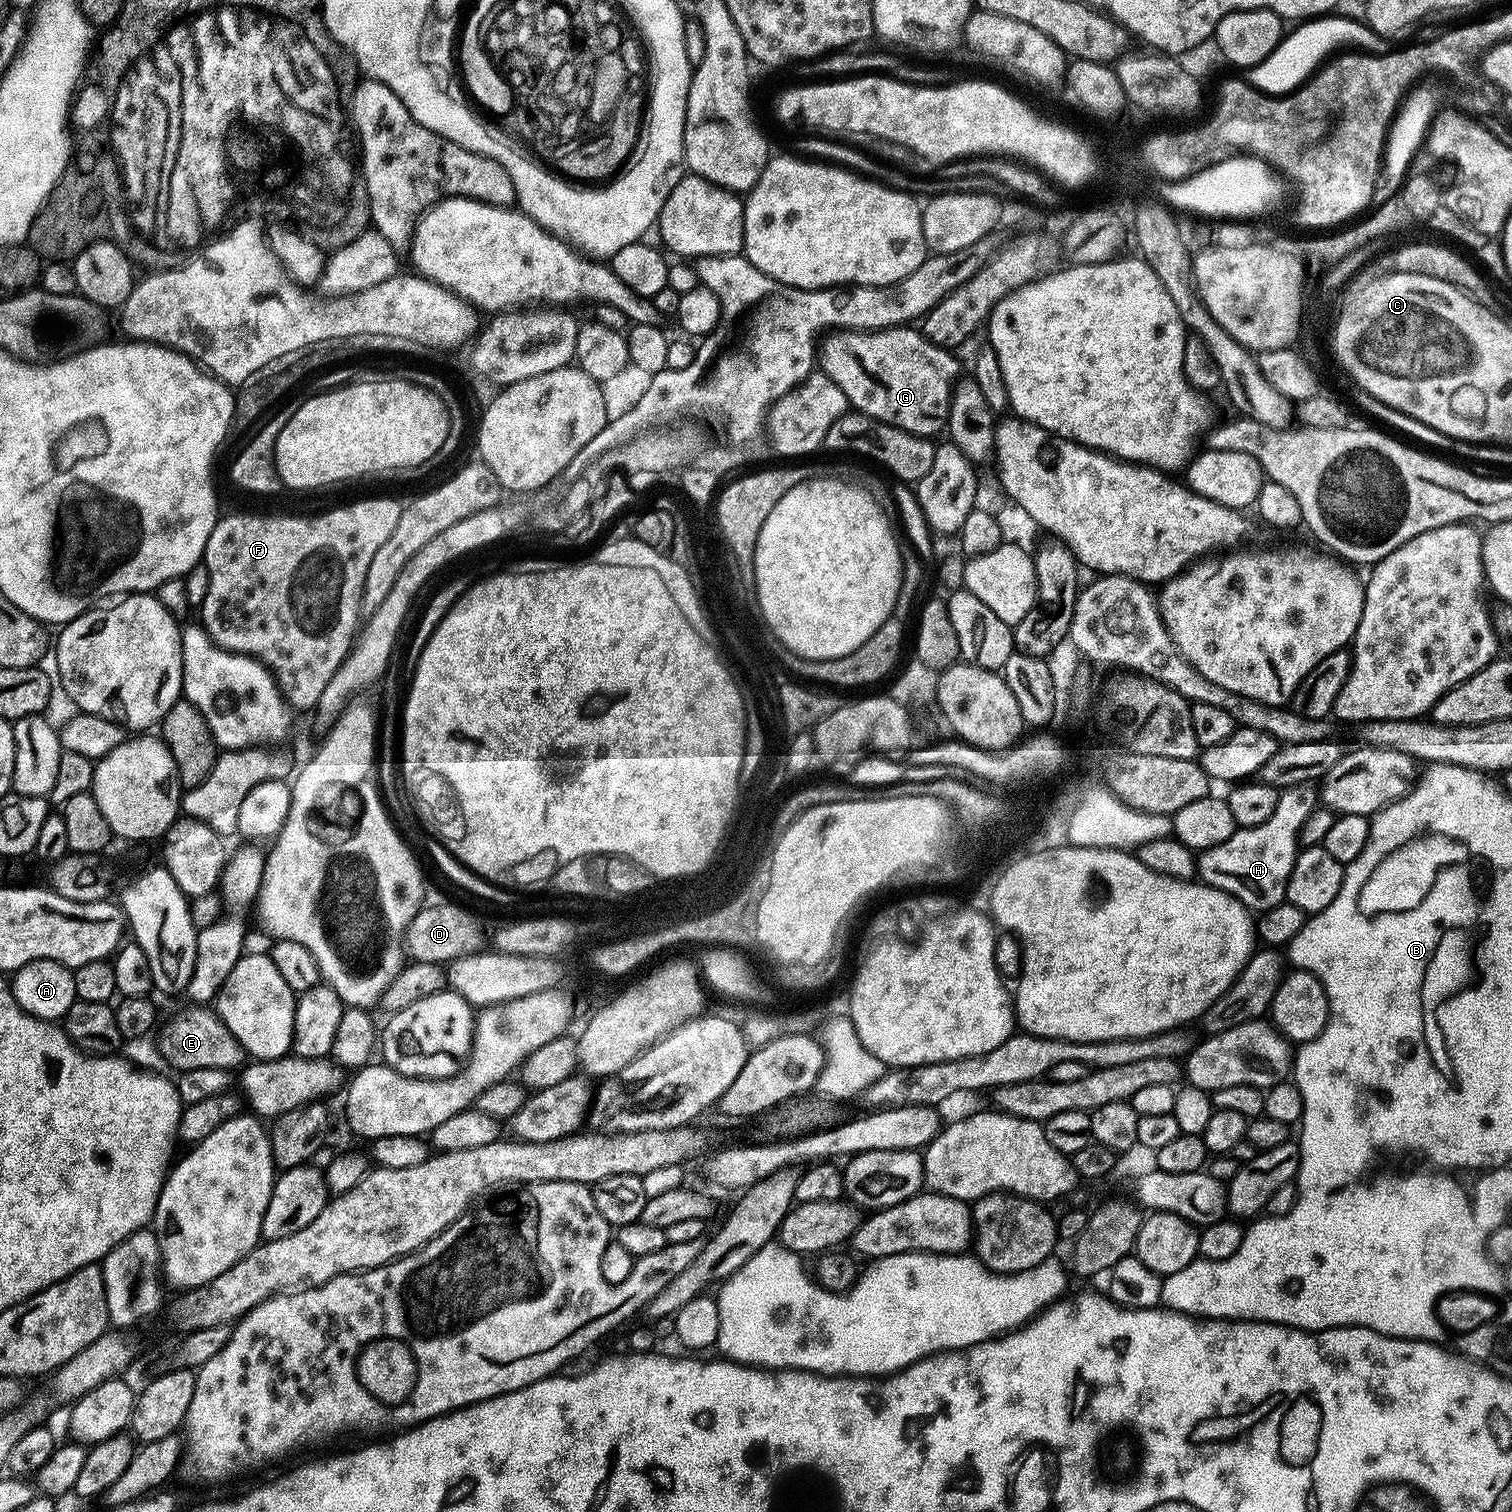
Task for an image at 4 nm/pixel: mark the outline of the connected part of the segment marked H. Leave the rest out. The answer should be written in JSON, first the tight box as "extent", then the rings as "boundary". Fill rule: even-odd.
{"extent":[1195,789,1314,914],"boundary":[[[1283,789],[1274,814],[1270,814],[1262,826],[1237,828],[1226,842],[1205,848],[1195,857],[1195,871],[1199,879],[1230,894],[1256,914],[1269,912],[1274,906],[1285,903],[1290,870],[1298,851],[1298,831],[1313,811],[1314,805],[1308,801],[1304,790]]]}

